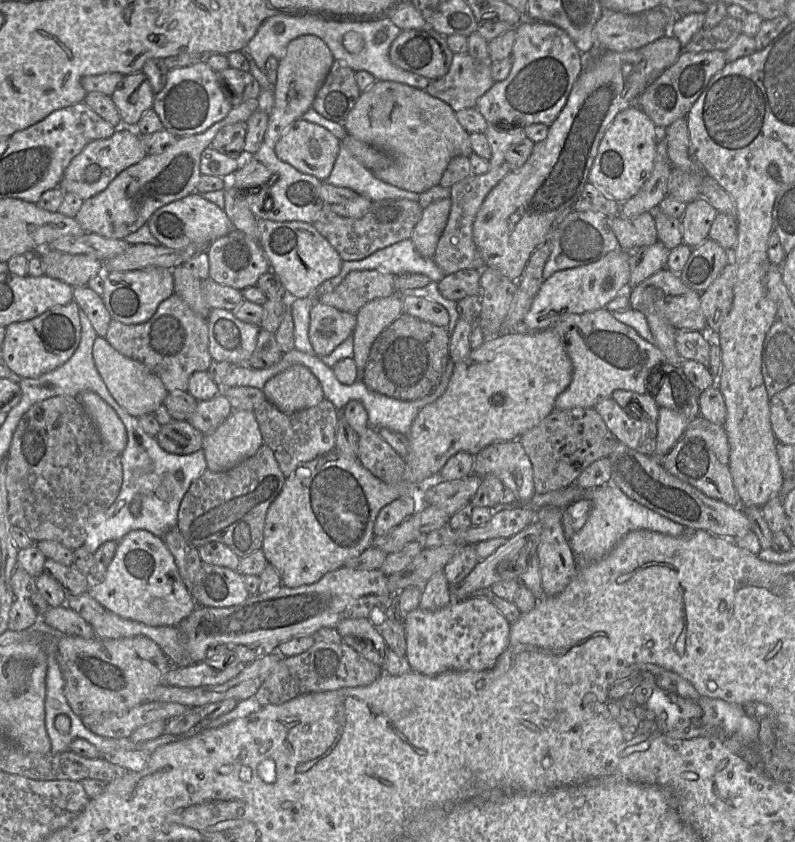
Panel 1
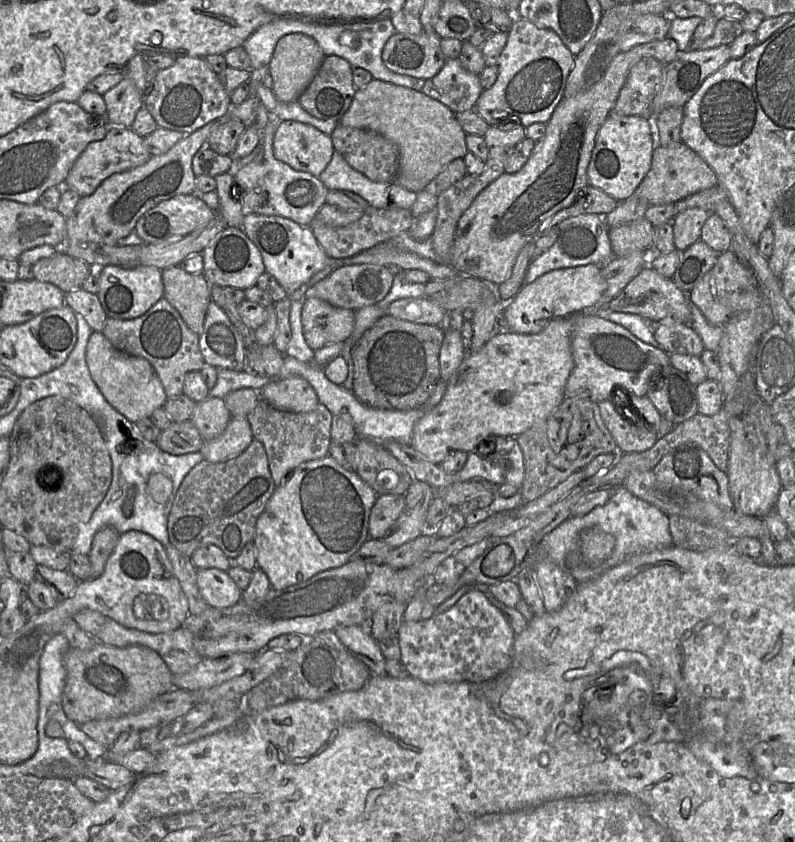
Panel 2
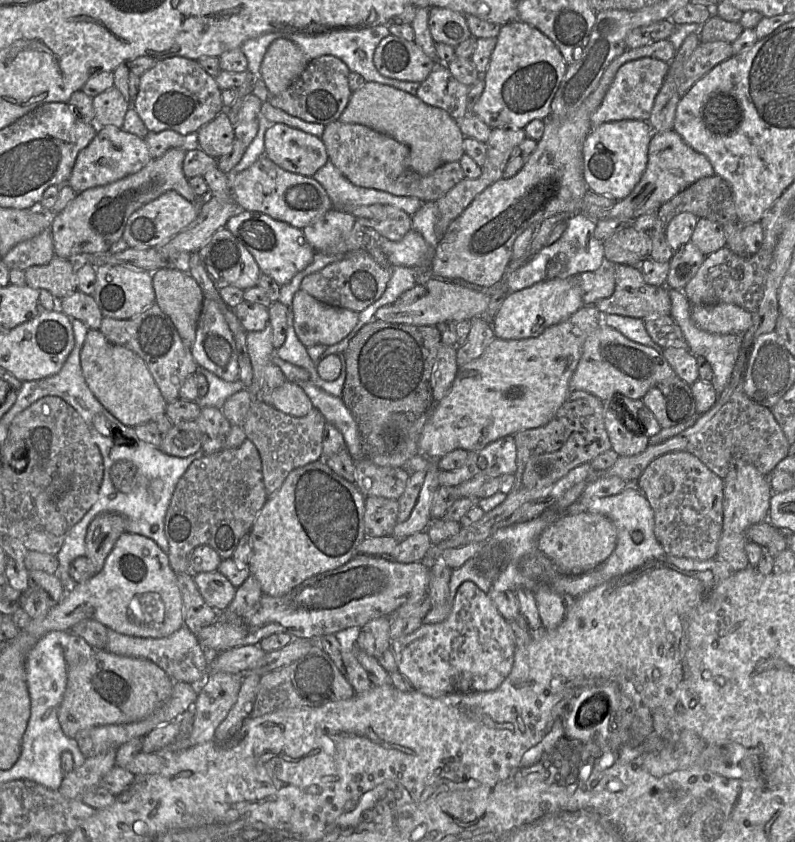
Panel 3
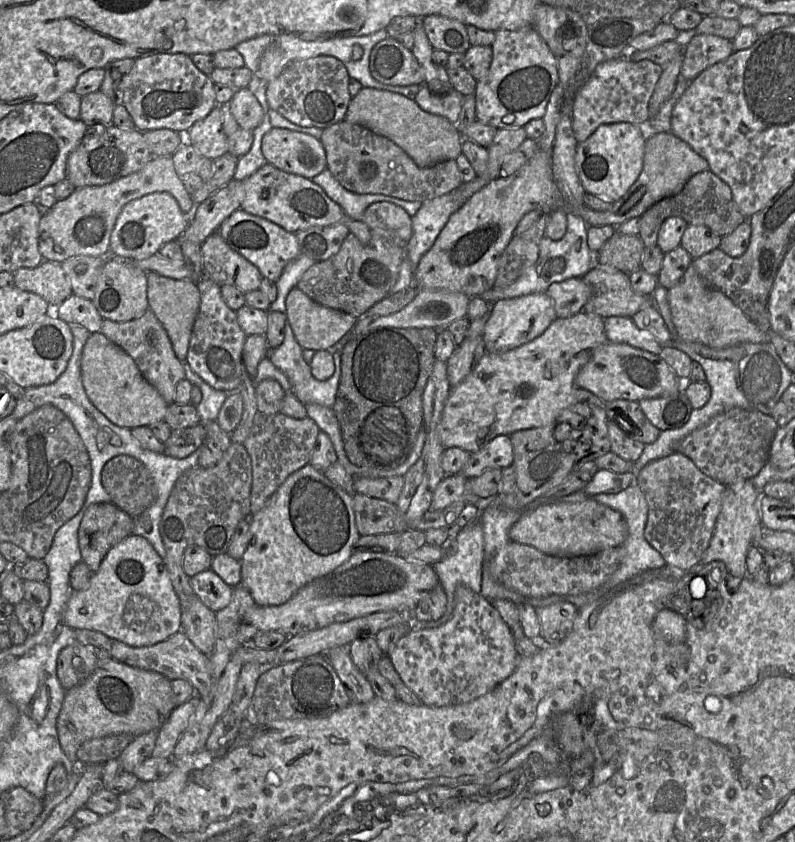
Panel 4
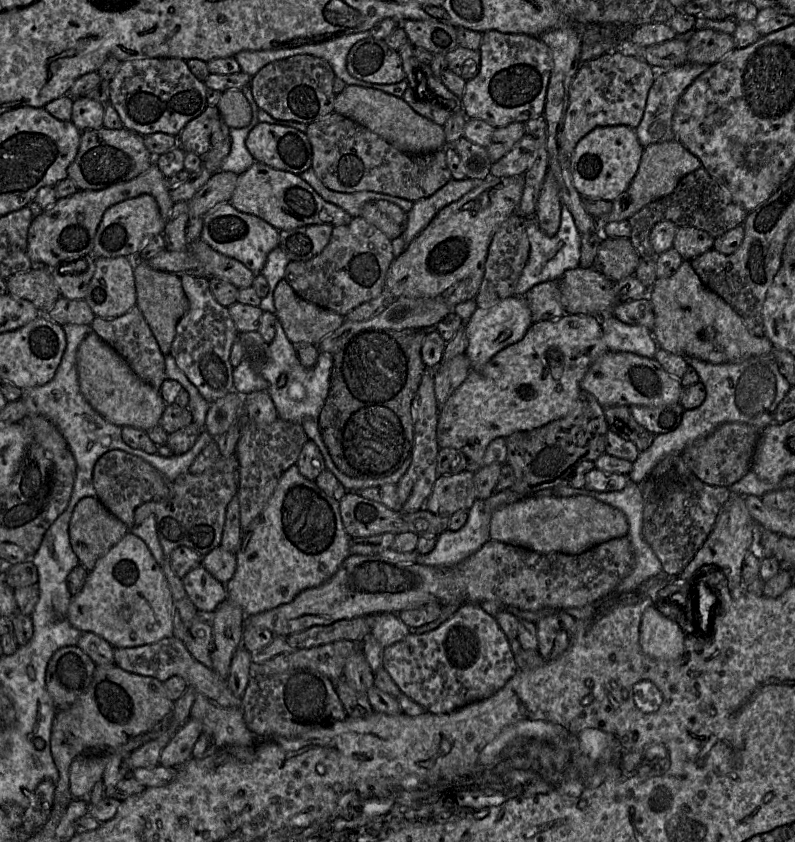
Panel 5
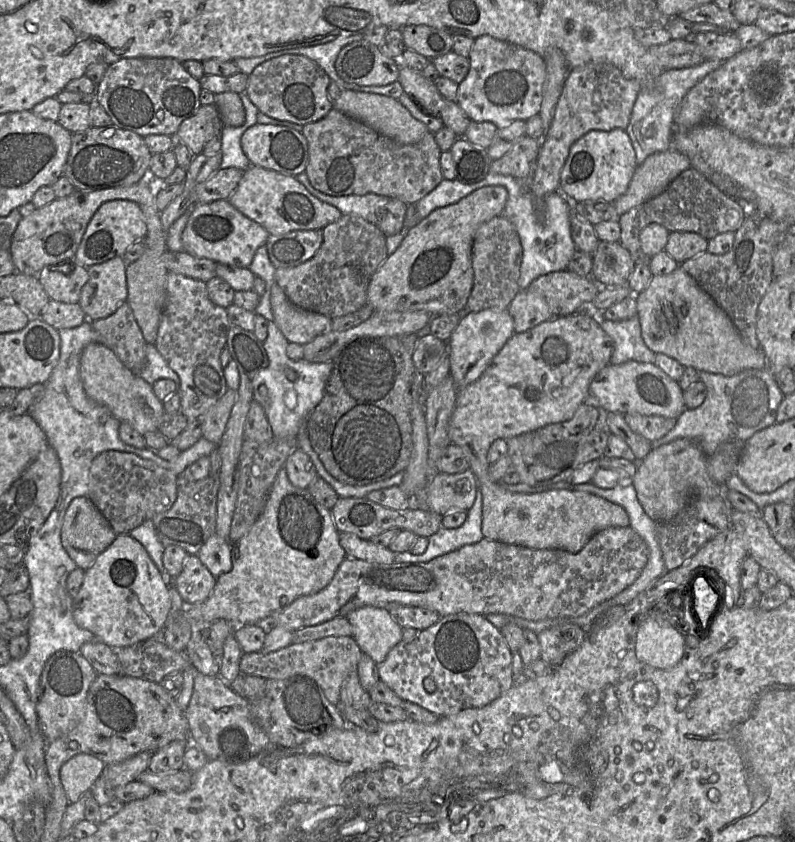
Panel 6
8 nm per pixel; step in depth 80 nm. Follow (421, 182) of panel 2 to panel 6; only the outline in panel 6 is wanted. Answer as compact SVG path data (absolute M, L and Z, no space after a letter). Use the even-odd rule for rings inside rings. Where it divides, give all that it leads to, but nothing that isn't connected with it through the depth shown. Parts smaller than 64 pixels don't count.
M345 89L333 102L333 107L403 144L416 143L429 132L427 126L415 119L399 100L388 96Z

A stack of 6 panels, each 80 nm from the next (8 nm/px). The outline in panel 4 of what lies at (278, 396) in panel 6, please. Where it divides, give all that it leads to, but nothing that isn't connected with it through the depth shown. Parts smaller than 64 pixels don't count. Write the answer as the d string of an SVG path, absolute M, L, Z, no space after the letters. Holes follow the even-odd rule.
M286 320L284 340L281 345L270 349L269 360L291 384L291 391L303 403L316 403L332 407L335 402L340 379L340 355L334 353L335 372L327 380L316 379L309 364L303 358L303 348L297 342L293 330Z

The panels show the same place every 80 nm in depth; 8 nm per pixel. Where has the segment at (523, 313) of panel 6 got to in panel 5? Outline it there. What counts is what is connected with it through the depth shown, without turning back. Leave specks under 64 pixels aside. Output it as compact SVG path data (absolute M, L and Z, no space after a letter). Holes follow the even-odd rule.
M558 281L539 283L527 291L524 298L530 308L533 323L555 320L566 314L561 304Z

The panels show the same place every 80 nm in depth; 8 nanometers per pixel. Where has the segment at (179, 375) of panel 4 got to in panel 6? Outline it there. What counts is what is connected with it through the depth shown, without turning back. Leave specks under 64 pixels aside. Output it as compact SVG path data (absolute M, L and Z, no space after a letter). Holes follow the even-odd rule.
M124 303L110 316L91 322L93 329L100 336L100 343L103 343L113 350L122 363L138 375L138 372L143 368L146 362L147 342L137 324L131 307L127 303Z

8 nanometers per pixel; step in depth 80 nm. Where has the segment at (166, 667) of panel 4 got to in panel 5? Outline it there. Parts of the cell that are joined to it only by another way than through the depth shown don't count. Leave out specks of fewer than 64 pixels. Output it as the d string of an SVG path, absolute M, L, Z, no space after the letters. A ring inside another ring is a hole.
M172 636L153 644L114 648L114 661L127 672L150 676L161 682L172 676L182 677L195 691L190 718L202 723L203 734L210 736L218 749L231 746L248 747L254 743L256 737L244 721L242 699L232 693L226 680L222 679L212 668L197 661L182 640Z

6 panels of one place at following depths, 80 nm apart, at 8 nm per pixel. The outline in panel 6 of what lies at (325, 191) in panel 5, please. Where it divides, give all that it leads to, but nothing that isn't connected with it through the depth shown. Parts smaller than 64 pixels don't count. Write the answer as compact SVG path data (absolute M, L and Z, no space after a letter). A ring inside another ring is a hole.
M305 172L294 176L297 181L320 201L338 208L343 215L355 215L364 218L370 223L377 225L376 211L386 205L388 199L380 195L369 193L365 195L330 196L315 189Z

